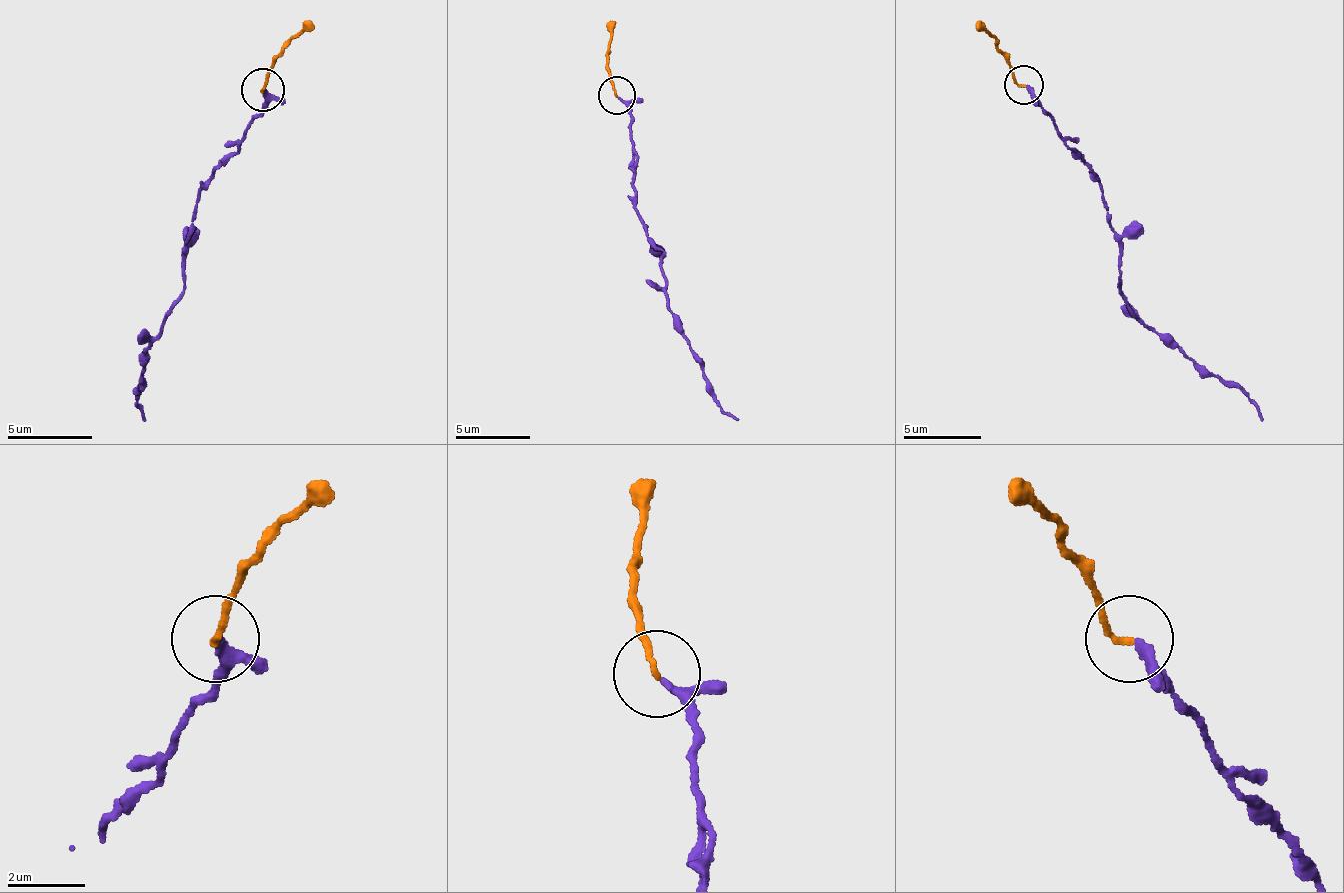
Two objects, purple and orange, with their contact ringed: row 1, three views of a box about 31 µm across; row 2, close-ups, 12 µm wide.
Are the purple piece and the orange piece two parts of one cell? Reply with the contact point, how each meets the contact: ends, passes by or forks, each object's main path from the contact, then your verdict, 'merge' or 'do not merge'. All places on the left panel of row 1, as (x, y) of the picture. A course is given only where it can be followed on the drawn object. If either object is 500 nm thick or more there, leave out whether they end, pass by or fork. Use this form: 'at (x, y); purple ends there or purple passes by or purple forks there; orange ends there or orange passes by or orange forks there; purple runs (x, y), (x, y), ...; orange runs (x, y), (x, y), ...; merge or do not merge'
at (262, 89); purple passes by; orange ends there; purple runs (265, 90), (259, 116), (195, 197), (184, 258), (184, 296), (137, 359), (143, 376), (133, 392), (143, 421); orange runs (261, 90), (281, 44), (310, 21); merge

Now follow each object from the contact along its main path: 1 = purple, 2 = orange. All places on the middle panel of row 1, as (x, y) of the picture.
1: (619, 96), (634, 124), (634, 211), (665, 251), (674, 330), (696, 356), (708, 393), (738, 420)
2: (616, 96), (605, 56), (609, 19)

